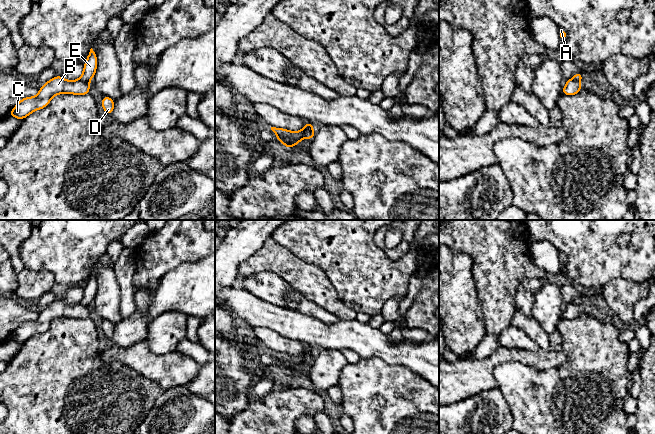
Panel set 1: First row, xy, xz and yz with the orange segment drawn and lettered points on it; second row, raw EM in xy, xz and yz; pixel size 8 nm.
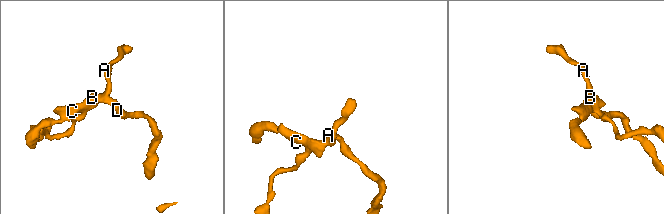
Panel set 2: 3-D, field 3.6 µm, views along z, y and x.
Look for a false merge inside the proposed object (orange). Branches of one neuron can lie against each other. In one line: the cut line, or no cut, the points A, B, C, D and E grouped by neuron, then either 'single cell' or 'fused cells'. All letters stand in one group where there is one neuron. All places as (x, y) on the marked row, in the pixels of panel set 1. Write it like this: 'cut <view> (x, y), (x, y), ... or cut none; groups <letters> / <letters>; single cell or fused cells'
cut xz (311, 128), (306, 131), (303, 137); groups A E / B C D; fused cells

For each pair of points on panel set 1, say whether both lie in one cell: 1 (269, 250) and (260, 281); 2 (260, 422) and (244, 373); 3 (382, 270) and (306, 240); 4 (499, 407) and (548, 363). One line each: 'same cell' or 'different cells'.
1: different cells
2: different cells
3: same cell
4: different cells

